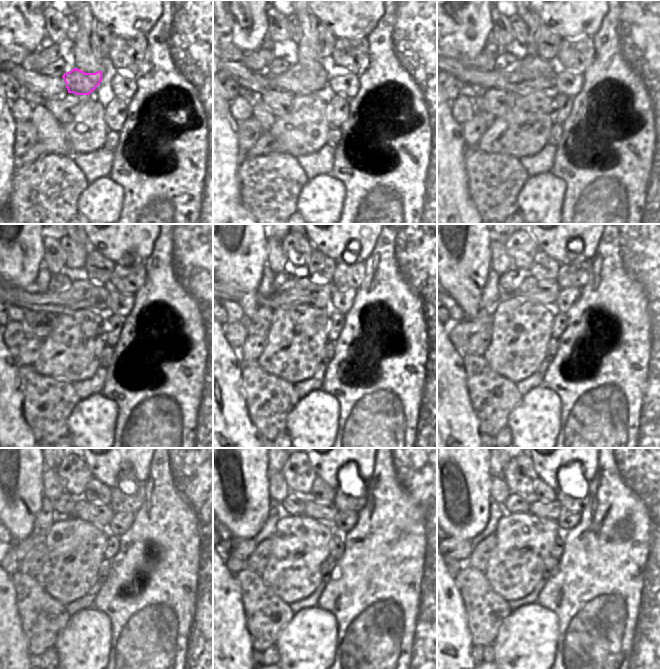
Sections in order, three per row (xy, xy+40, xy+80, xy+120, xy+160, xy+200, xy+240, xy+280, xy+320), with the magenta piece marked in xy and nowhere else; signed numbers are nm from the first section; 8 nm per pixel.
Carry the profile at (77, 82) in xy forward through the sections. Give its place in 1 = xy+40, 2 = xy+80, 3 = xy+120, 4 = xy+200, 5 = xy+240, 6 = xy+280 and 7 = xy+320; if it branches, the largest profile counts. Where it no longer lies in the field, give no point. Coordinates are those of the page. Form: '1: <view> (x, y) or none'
1: xy+40 (305, 77)
2: xy+80 (532, 73)
3: xy+120 (83, 294)
4: xy+200 (541, 291)
5: xy+240 (100, 515)
6: xy+280 (326, 512)
7: xy+320 (551, 510)

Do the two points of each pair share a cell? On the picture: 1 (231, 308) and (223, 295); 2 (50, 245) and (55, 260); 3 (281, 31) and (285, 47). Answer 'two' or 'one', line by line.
1: two
2: one
3: two

